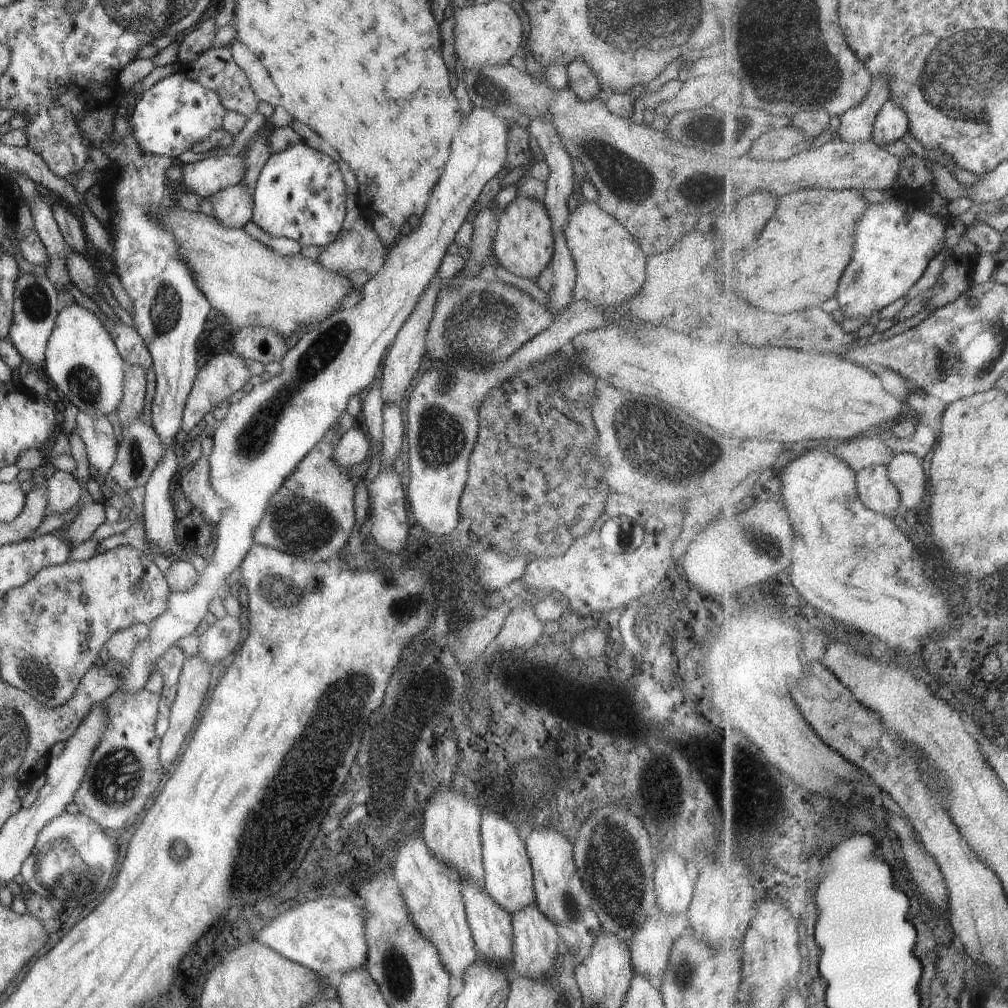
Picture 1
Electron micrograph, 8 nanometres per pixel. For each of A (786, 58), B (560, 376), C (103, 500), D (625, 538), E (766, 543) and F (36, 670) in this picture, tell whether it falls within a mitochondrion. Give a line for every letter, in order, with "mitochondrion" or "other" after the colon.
A: mitochondrion
B: mitochondrion
C: other
D: other
E: mitochondrion
F: mitochondrion

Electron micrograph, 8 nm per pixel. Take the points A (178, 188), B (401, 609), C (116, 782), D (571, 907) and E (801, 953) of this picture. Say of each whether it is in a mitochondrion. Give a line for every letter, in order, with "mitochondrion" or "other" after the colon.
A: other
B: mitochondrion
C: mitochondrion
D: mitochondrion
E: other

